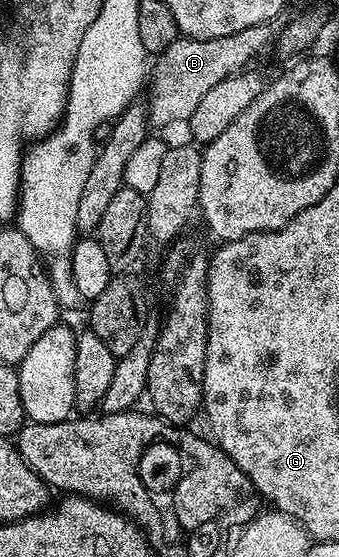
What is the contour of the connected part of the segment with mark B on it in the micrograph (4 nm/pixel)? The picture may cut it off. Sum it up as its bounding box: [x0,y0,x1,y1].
[150,22,276,127]

